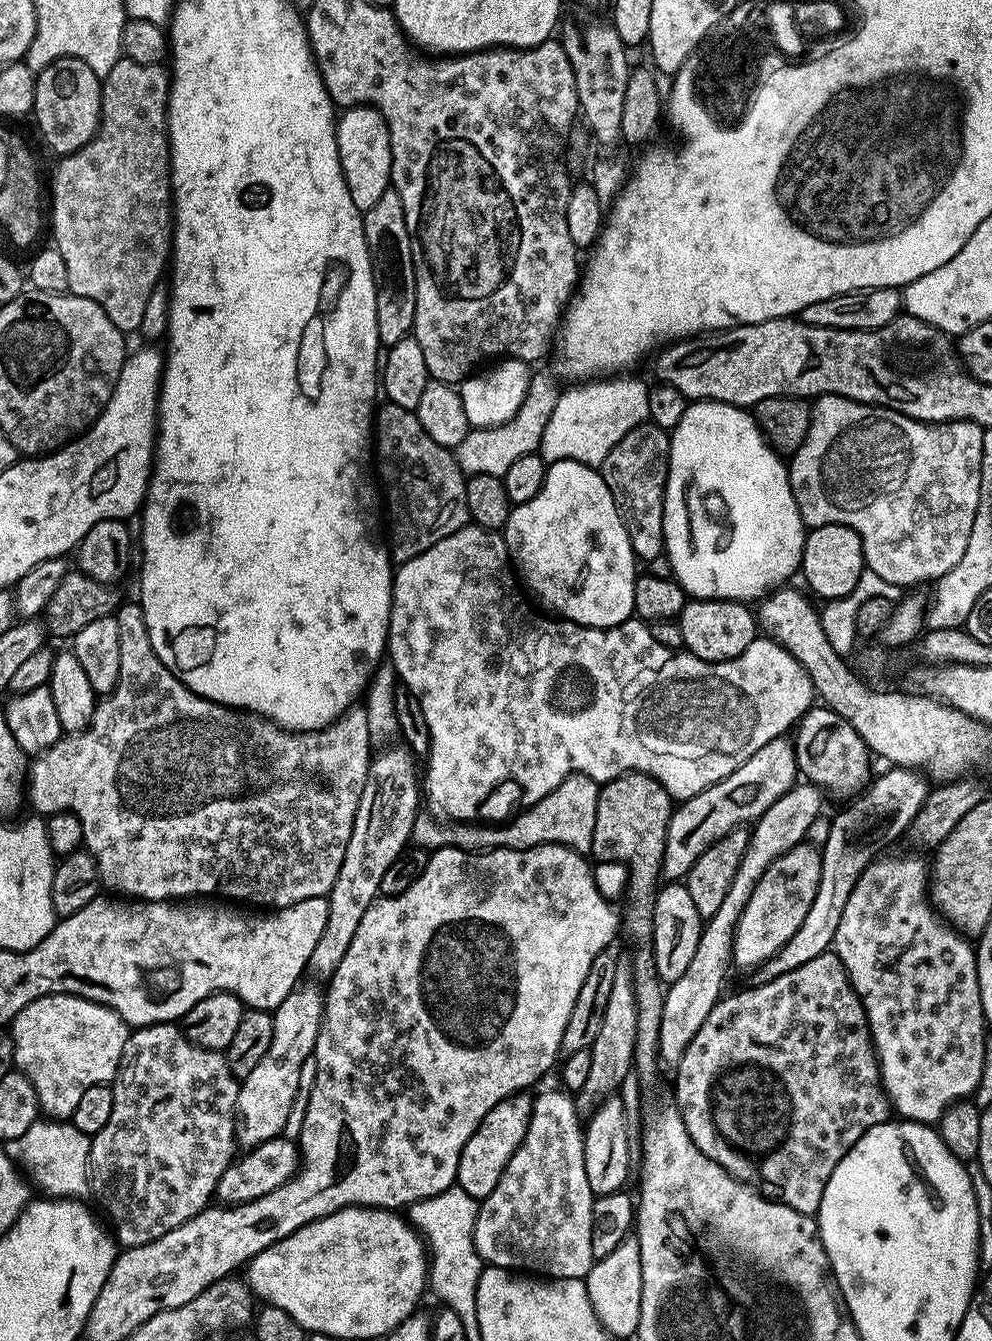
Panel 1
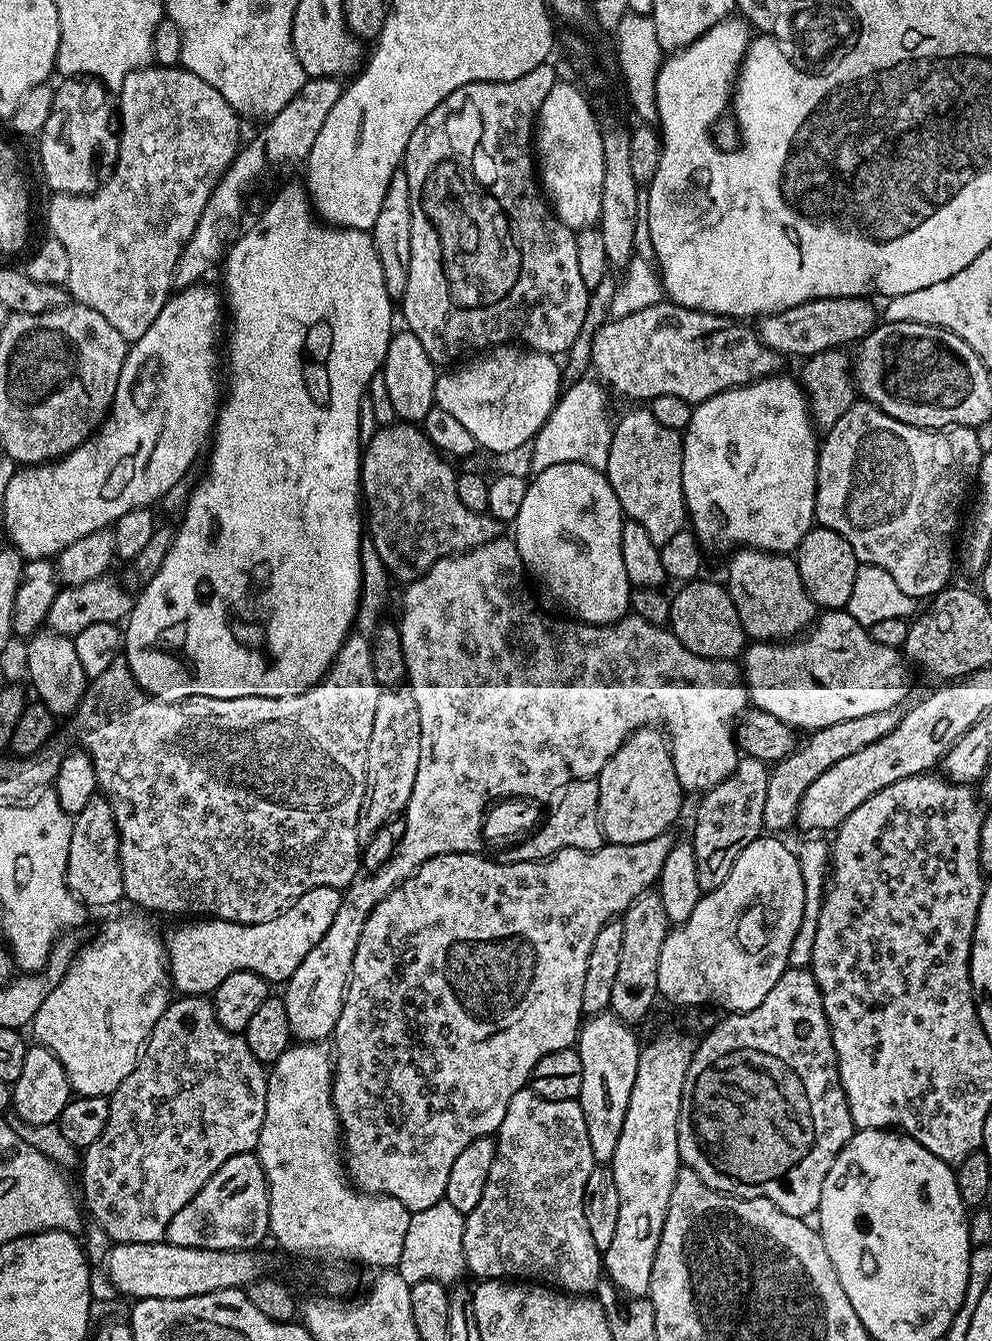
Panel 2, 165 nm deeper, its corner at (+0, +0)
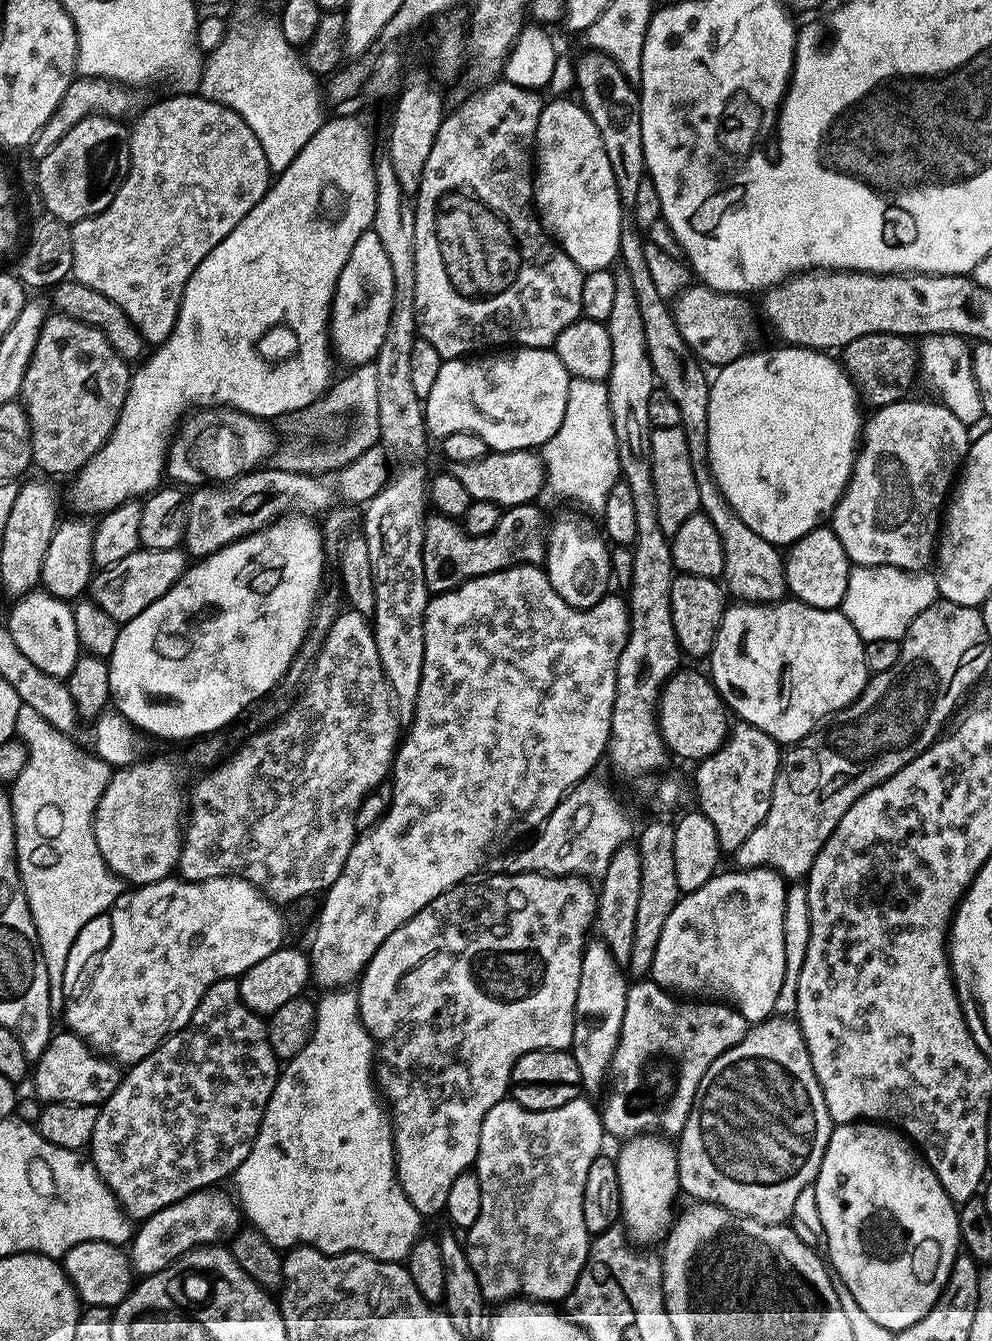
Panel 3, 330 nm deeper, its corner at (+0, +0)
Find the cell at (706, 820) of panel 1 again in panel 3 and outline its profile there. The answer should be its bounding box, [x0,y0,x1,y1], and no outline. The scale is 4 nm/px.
[355,872,598,1218]

